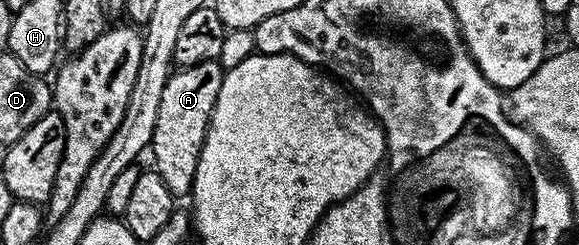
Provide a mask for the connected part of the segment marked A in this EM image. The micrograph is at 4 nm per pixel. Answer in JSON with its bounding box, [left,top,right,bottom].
[152,61,225,196]

